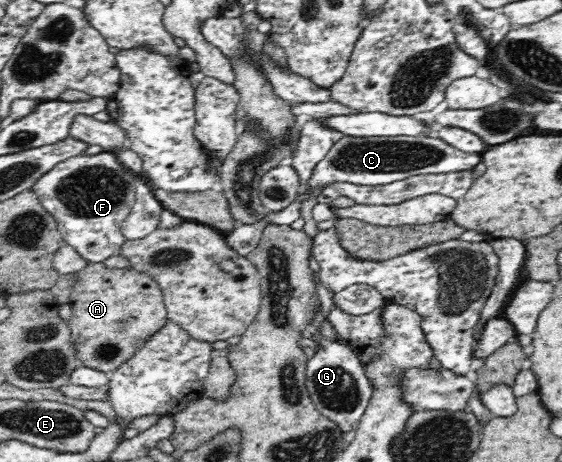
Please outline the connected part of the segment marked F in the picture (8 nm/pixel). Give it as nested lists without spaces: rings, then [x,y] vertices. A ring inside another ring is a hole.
[[[103,151],[57,163],[34,182],[31,190],[54,216],[63,243],[72,246],[82,259],[100,263],[118,253],[126,241],[121,225],[136,202],[135,181],[115,153]]]

